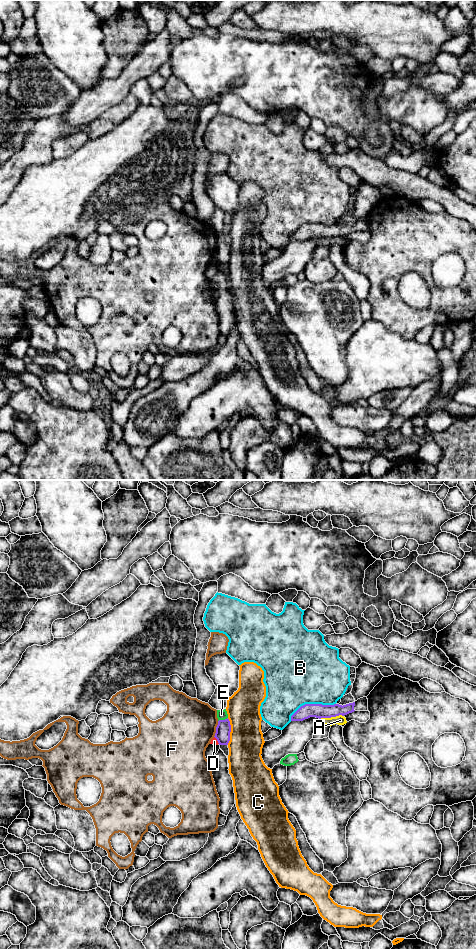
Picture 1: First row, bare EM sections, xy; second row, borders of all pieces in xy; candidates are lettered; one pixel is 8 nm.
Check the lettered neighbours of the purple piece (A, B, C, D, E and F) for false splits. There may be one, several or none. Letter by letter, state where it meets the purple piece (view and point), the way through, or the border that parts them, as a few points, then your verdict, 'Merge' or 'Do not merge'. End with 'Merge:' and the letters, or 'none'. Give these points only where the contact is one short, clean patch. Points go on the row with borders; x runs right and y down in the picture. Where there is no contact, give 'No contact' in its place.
A: Touches purple at xy (331, 716). Do not merge
B: Touches purple at xy (311, 704). Do not merge
C: Touches purple at xy (230, 731). Do not merge
D: Touches purple at xy (217, 740). Boundary: xy (214, 736), (219, 743). Do not merge
E: Touches purple at xy (222, 720). Do not merge
F: Touches purple at xy (216, 729). Do not merge
Merge: none

